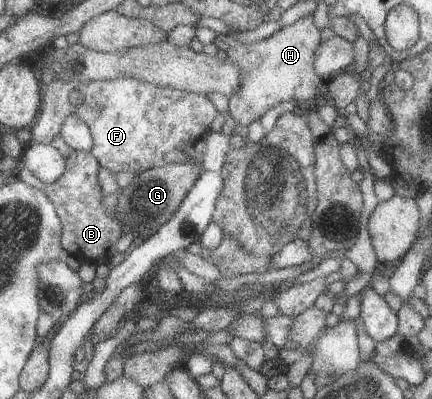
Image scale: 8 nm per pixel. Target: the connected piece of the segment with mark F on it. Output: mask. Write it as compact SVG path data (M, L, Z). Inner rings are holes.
M119 77L109 81L67 81L57 80L43 86L43 110L38 122L31 127L32 142L52 145L63 133L65 122L70 115L78 115L89 124L94 137L94 150L101 167L119 174L133 171L137 174L172 163L191 159L182 148L188 141L203 137L212 130L214 121L220 115L217 106L207 95L192 94L174 87L161 87L134 77Z

